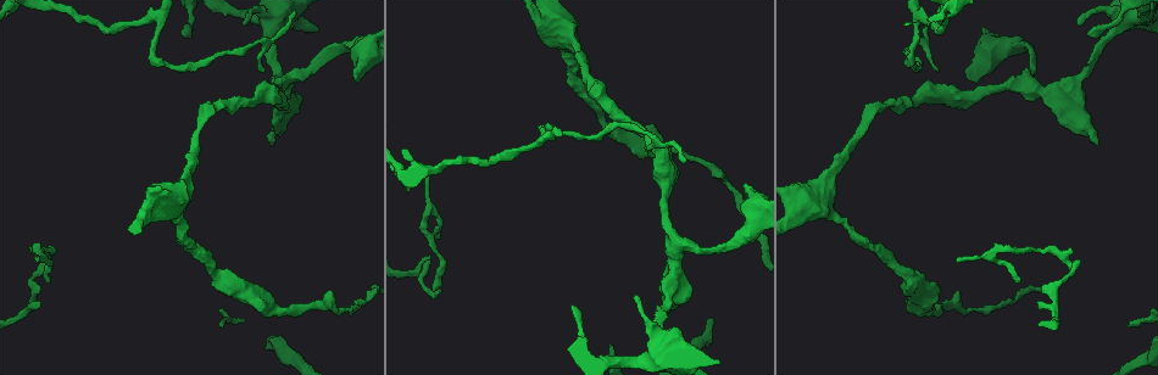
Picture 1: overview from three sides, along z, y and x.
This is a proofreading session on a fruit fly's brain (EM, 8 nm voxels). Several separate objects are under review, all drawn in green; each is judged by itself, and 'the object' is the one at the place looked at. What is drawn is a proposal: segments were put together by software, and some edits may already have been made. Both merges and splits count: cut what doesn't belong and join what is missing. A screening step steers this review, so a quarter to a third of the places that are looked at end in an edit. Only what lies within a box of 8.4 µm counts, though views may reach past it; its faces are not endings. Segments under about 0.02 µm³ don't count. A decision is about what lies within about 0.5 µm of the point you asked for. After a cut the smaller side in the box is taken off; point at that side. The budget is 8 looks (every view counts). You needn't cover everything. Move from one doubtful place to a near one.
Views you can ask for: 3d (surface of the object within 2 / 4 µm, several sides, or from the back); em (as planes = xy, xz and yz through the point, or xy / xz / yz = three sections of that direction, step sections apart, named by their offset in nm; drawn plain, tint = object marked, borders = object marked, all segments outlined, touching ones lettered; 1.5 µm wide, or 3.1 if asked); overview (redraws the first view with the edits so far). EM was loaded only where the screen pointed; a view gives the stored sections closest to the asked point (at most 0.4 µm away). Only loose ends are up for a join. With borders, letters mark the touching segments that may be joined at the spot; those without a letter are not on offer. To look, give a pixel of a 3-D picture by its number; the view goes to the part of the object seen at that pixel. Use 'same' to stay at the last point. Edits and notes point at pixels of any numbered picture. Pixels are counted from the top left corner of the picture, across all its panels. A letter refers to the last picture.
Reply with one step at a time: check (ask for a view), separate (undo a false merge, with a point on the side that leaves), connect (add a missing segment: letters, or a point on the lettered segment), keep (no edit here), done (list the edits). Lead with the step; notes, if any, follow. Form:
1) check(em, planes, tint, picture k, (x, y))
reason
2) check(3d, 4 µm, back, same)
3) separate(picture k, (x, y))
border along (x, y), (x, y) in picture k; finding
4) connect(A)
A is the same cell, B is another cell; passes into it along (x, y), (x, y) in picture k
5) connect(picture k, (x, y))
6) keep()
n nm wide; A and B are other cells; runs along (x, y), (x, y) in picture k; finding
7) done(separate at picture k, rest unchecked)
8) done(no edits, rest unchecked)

check(3d, 2 µm, picture 1, (151, 55))
abrupt turn

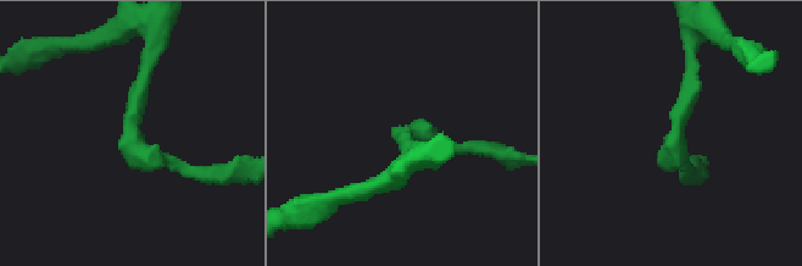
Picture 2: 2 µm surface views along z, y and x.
check(em, xz, step 4, tint, picture 2, (129, 144))

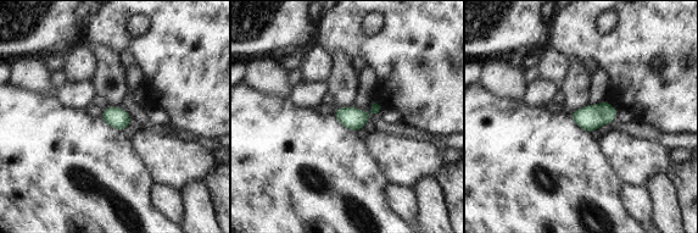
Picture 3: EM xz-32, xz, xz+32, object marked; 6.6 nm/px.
check(em, planes, borders, same)

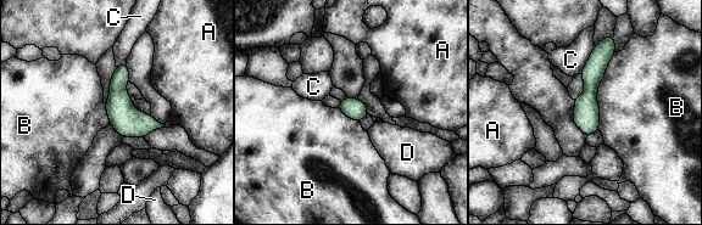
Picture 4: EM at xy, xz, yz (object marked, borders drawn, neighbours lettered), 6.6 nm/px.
keep()
140 nm wide; B touches over 550 nm; A, B, C and D are other cells; continuous, no second cell

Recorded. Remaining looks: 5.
check(3d, 4 µm, picture 1, (1083, 121))
thick turns thin

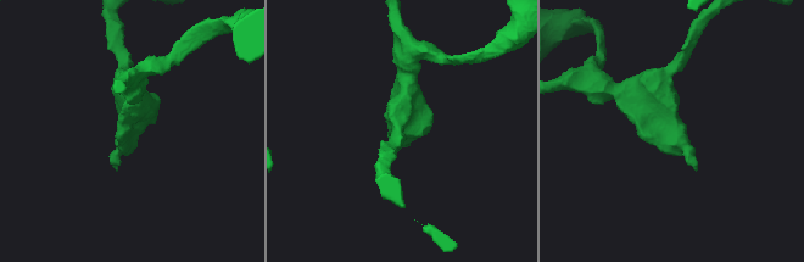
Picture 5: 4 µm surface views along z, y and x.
check(em, planes, plain, picture 5, (125, 136))
shape alone is not enough

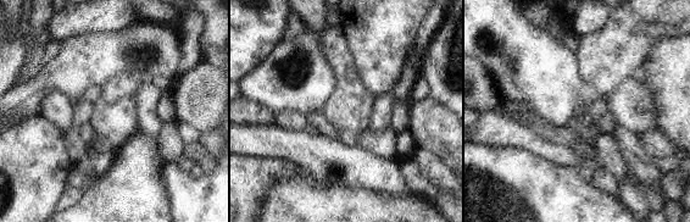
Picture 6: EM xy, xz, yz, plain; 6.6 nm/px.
check(em, planes, borders, same)

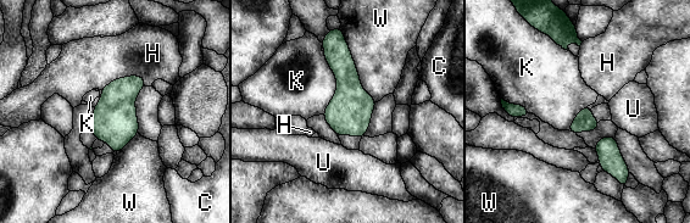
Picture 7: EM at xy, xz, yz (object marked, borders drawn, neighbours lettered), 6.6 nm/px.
keep()
C, H, K, U and W are other cells; border along (322, 51), (335, 78), (323, 115) in picture 7; all the same cell

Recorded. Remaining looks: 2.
check(em, planes, borders, picture 1, (743, 185))
branch stops here

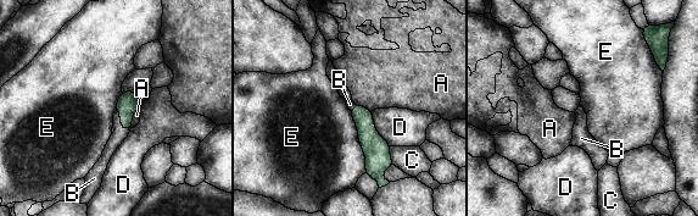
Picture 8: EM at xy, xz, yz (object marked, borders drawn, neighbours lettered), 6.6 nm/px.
connect(B)
E touches over 440 nm; B is the same cell, A, C, D and E are other cells; passes into it along (128, 103), (121, 123), (118, 134) in picture 8; the cell continues

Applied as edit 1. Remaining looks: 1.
done(connect at picture 8, rest unchecked)

